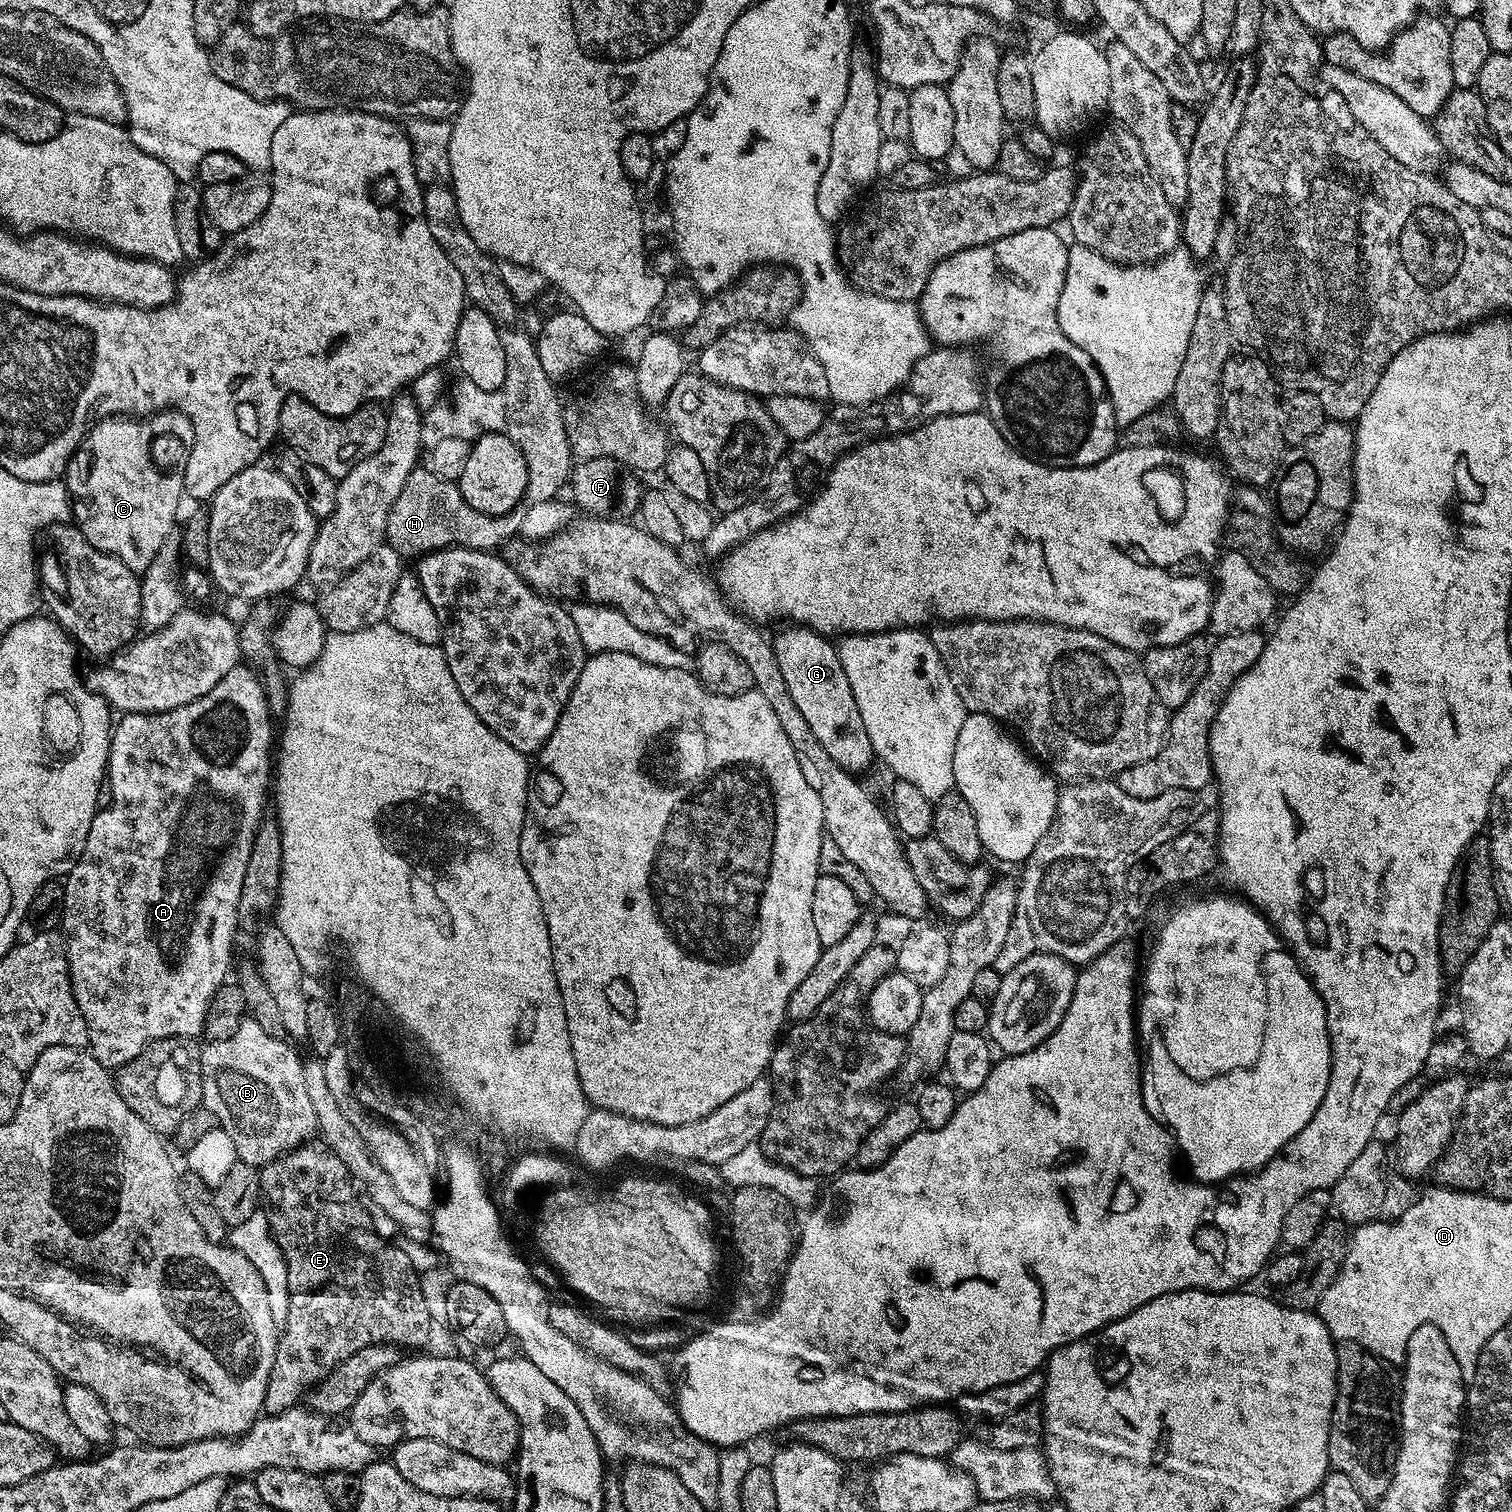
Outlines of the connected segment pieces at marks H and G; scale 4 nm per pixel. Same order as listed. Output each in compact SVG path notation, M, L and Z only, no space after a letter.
M418 466L410 474L410 478L406 478L406 486L402 486L402 494L398 494L394 506L390 506L384 538L389 546L404 558L416 558L425 552L436 552L439 548L473 548L479 552L492 552L509 543L520 532L523 521L523 507L515 508L513 512L501 516L487 516L474 510L465 504L460 491L454 490L453 481L438 478L438 474L434 474L427 466Z
M784 627L788 628L771 637L772 649L774 658L778 658L778 670L782 670L786 690L790 690L790 698L794 698L794 706L798 706L810 730L814 730L814 738L818 738L822 750L826 750L838 766L861 774L874 764L874 757L862 714L858 714L858 702L854 702L854 690L850 690L846 670L842 670L837 645L812 628Z

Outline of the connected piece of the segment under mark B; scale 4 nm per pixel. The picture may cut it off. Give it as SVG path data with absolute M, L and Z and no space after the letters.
M244 1018L225 1041L203 1045L202 1104L214 1114L217 1125L234 1138L239 1163L269 1164L317 1135L318 1118L303 1080L304 1062L291 1046L287 1039L266 1034L251 1018Z

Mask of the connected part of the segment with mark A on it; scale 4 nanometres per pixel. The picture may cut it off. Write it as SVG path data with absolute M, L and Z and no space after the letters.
M237 666L214 686L202 698L194 698L194 702L186 702L186 706L178 706L174 710L165 712L126 712L115 721L112 730L112 741L110 742L110 754L108 755L108 774L106 777L106 796L112 801L101 807L97 811L94 822L90 822L90 834L86 834L86 846L82 850L79 860L73 864L72 869L66 873L66 879L63 881L64 886L64 915L62 917L62 935L64 937L64 946L68 949L68 977L72 983L72 993L78 1002L78 1010L88 1027L88 1043L92 1057L96 1059L103 1068L109 1070L118 1070L126 1062L130 1062L143 1050L148 1044L153 1044L156 1040L168 1040L172 1036L183 1036L185 1038L196 1038L203 1033L204 1019L207 1016L208 1005L215 998L216 993L223 987L229 979L228 967L232 964L232 939L238 933L238 902L242 894L242 878L246 878L246 862L250 862L250 850L254 846L254 838L261 820L265 819L264 803L270 800L270 777L274 772L274 732L272 736L272 720L274 714L268 709L268 699L264 693L264 681L251 667Z

